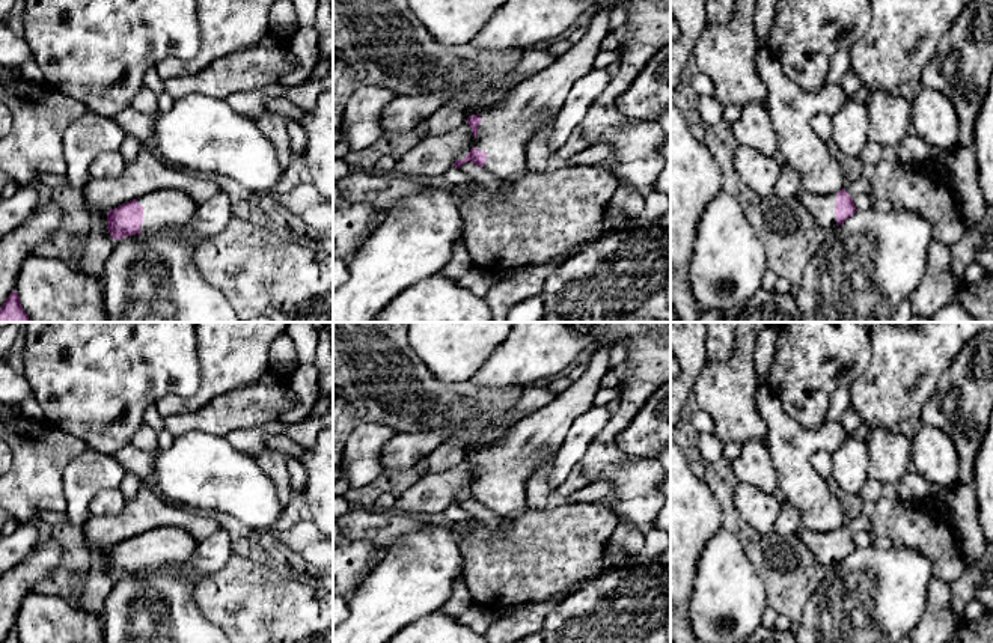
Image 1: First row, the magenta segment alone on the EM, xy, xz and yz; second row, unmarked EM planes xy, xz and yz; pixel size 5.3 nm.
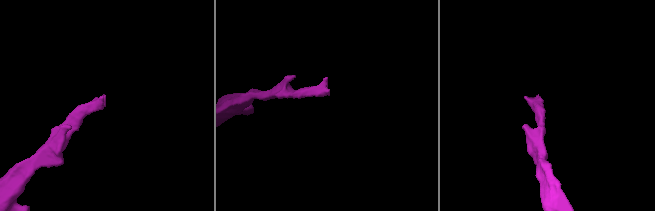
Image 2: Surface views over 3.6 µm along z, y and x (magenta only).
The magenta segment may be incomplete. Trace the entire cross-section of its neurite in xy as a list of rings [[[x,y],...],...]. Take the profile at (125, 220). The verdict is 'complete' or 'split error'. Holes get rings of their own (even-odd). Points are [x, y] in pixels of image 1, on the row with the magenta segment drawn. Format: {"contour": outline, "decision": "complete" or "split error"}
{"contour": [[[157,190],[107,212],[107,229],[113,239],[136,233],[185,226],[199,205],[179,190]]], "decision": "split error"}

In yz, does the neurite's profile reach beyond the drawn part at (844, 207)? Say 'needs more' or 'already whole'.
needs more

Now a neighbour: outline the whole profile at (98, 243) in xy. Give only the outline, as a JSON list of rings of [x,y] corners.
[[[99,208],[90,211],[90,230],[86,238],[80,270],[77,271],[98,280],[104,277],[104,264],[116,241],[107,229],[107,212],[108,211]]]

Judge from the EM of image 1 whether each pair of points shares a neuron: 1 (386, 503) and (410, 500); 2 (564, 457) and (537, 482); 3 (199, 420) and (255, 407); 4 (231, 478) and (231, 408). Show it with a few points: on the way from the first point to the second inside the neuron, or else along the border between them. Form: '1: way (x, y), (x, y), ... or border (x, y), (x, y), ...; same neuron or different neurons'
1: border (397, 497), (394, 505); different neurons
2: border (555, 455), (549, 475), (549, 485), (552, 488); different neurons
3: way (213, 419), (241, 408); same neuron
4: border (184, 434), (205, 431), (220, 435); different neurons

